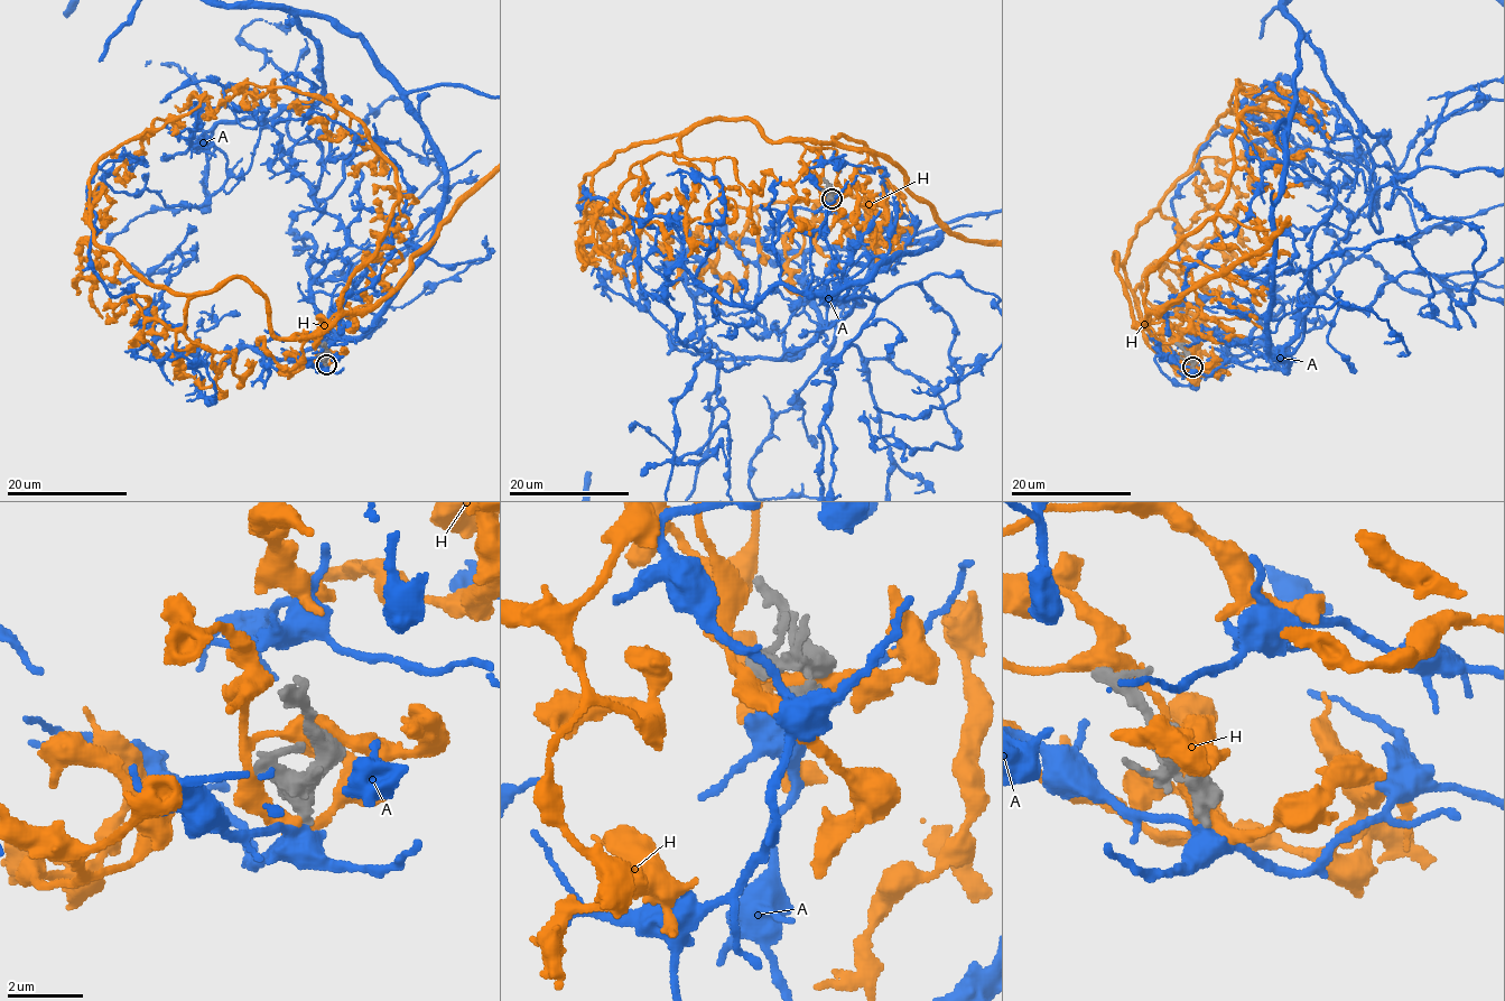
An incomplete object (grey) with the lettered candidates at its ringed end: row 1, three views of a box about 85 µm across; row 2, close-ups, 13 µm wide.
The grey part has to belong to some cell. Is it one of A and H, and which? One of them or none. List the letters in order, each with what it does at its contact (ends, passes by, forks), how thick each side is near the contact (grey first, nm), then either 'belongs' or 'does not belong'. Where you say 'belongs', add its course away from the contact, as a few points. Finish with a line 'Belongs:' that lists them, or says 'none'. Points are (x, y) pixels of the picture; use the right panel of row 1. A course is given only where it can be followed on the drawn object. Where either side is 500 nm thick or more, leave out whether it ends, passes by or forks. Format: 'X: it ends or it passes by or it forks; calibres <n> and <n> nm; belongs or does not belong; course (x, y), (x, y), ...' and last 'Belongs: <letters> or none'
A: it forks; calibres 340 and 420 nm; does not belong
H: calibres 550 and 400 nm; does not belong
Belongs: none

